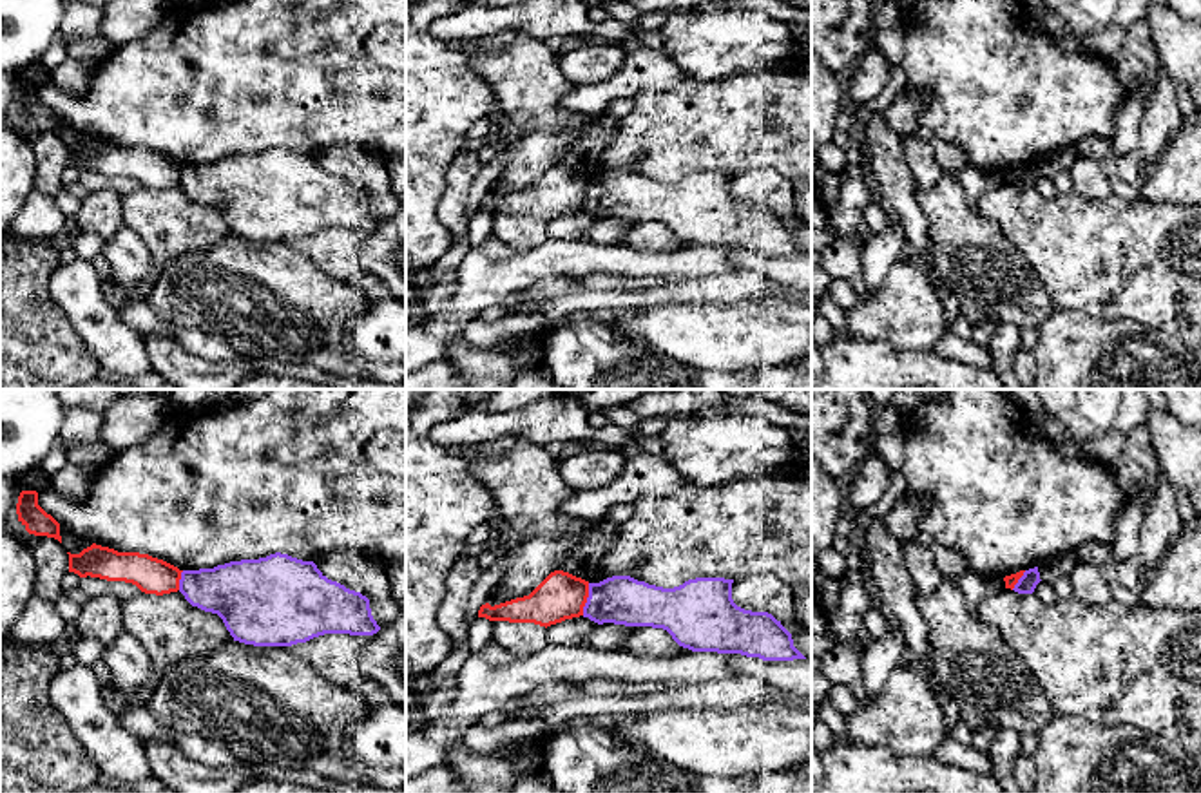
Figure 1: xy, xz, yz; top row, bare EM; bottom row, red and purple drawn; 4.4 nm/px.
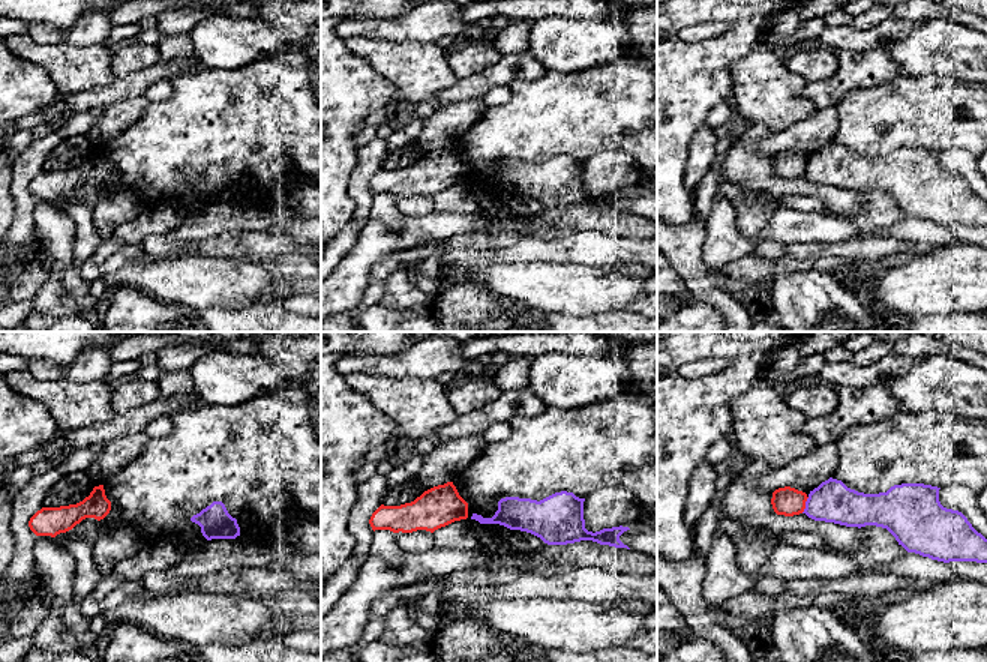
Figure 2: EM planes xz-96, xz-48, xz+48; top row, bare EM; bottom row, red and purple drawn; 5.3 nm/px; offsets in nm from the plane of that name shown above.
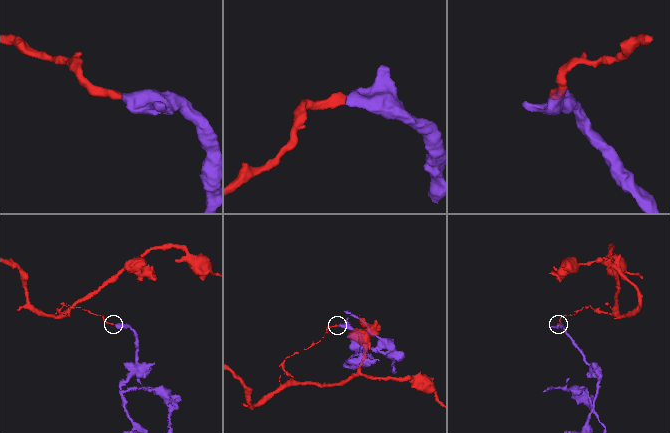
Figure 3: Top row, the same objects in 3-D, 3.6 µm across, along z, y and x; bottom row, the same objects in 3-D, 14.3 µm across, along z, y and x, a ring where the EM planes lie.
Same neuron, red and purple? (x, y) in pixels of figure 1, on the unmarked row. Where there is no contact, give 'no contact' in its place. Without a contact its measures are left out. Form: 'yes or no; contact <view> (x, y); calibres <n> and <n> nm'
no; contact xz (586, 194); calibres 220 and 220 nm

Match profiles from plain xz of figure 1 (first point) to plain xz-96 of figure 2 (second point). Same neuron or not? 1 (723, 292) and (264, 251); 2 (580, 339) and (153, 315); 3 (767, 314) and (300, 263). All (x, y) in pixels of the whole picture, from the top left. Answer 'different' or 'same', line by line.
1: same
2: same
3: different

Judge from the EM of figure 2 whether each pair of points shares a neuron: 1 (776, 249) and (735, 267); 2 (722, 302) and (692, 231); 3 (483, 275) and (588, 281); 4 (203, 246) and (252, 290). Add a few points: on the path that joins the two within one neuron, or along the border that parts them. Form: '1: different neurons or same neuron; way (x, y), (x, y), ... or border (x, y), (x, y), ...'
1: different neurons; border (747, 254), (767, 260), (788, 255)
2: same neuron; way (704, 284), (692, 270), (692, 249)
3: same neuron; way (509, 279), (563, 281)
4: different neurons; border (201, 254), (243, 261)

